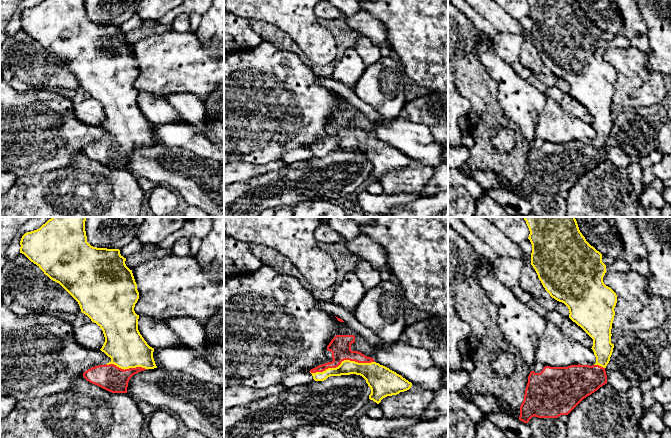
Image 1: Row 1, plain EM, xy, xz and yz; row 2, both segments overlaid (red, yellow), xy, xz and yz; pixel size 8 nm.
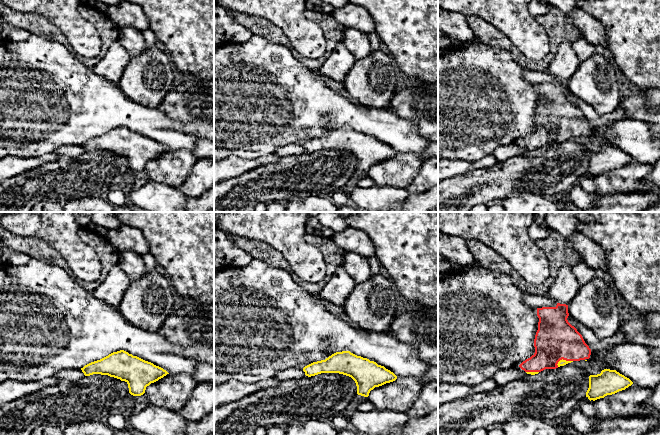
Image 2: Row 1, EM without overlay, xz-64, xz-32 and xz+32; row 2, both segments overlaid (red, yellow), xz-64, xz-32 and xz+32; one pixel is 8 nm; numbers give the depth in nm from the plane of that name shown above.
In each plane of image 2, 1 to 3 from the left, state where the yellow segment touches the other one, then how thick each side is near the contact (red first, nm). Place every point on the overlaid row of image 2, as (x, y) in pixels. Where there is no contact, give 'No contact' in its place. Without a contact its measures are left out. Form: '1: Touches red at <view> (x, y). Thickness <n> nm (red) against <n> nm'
1: No contact
2: No contact
3: Touches red at xz+32 (564, 359). Thickness 340 nm (red) against 50 nm

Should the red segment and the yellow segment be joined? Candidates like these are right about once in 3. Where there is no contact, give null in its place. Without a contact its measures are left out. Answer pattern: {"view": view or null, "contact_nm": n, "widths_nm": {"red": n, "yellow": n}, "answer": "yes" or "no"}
{"view": "xz", "contact_nm": 550, "widths_nm": {"red": 170, "yellow": 150}, "answer": "yes"}

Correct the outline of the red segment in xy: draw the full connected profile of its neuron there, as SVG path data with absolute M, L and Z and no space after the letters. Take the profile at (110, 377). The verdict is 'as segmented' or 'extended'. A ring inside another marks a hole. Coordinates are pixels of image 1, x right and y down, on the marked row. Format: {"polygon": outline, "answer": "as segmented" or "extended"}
{"polygon": "M52 217L39 229L25 233L20 241L20 253L36 264L51 280L59 283L79 304L81 312L87 315L103 331L105 342L100 349L111 361L105 365L92 367L83 373L83 377L112 393L127 393L130 378L138 372L157 368L153 352L138 330L138 319L134 311L139 292L132 270L126 264L126 258L119 249L97 248L87 242L85 221L87 217Z", "answer": "extended"}

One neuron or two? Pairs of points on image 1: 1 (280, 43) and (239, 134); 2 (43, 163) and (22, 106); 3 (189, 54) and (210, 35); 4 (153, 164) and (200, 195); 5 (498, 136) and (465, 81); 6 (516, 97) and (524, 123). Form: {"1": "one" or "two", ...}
{"1": "two", "2": "one", "3": "two", "4": "one", "5": "two", "6": "one"}

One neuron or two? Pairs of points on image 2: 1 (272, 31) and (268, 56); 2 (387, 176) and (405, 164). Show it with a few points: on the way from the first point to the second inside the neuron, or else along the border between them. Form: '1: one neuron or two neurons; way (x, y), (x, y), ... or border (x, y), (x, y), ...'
1: two neurons; border (253, 34), (259, 34), (270, 41), (286, 46)
2: one neuron; way (391, 172), (397, 172), (401, 168)

